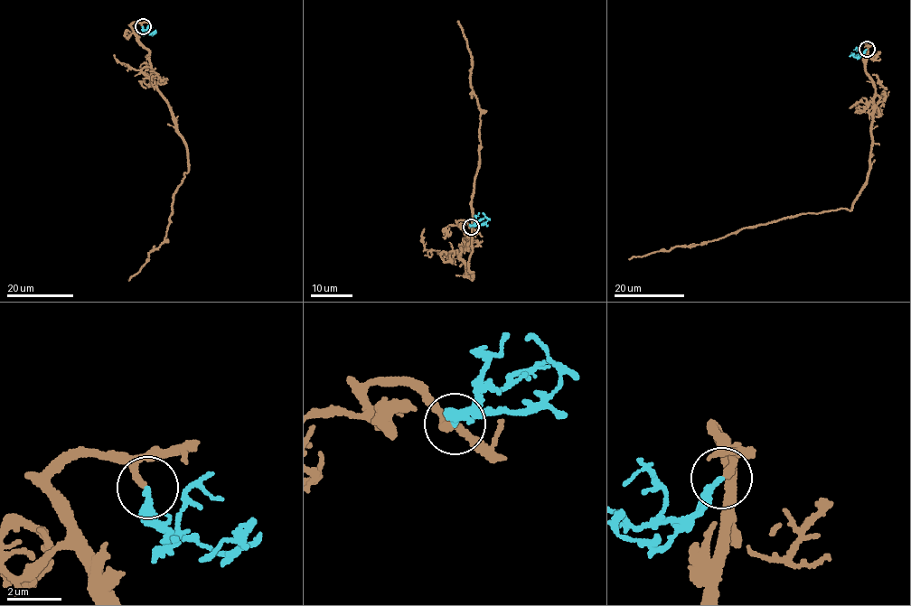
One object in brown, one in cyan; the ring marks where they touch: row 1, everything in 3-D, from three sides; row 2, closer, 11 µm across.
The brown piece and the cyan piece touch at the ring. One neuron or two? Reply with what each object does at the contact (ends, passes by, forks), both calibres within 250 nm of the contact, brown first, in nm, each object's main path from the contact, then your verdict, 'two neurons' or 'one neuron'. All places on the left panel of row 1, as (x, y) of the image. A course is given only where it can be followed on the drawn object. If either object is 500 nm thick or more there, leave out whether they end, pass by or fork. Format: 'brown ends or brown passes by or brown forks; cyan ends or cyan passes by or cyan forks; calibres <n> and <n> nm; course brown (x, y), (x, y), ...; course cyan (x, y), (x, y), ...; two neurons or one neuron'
brown ends; cyan ends; calibres 240 and 240 nm; course brown (142, 26), (131, 28), (148, 50), (188, 170), (173, 193), (164, 238), (128, 281); course cyan (143, 26), (146, 31), (154, 33), (149, 35); two neurons

